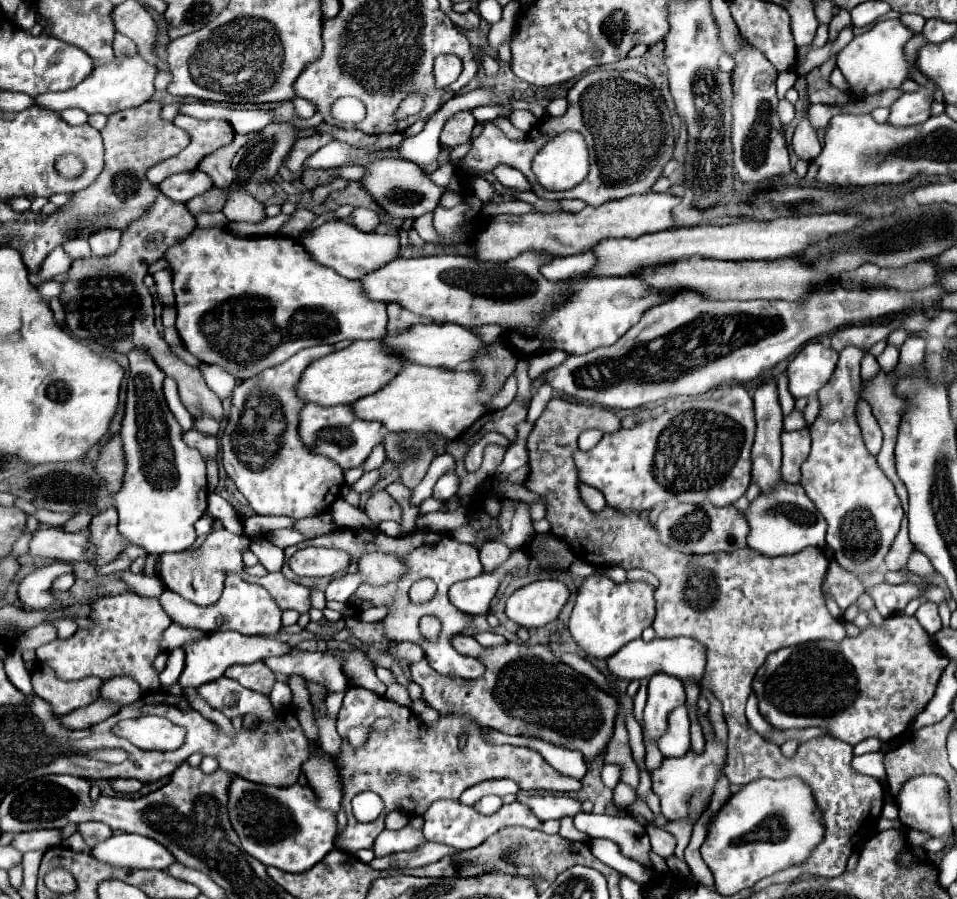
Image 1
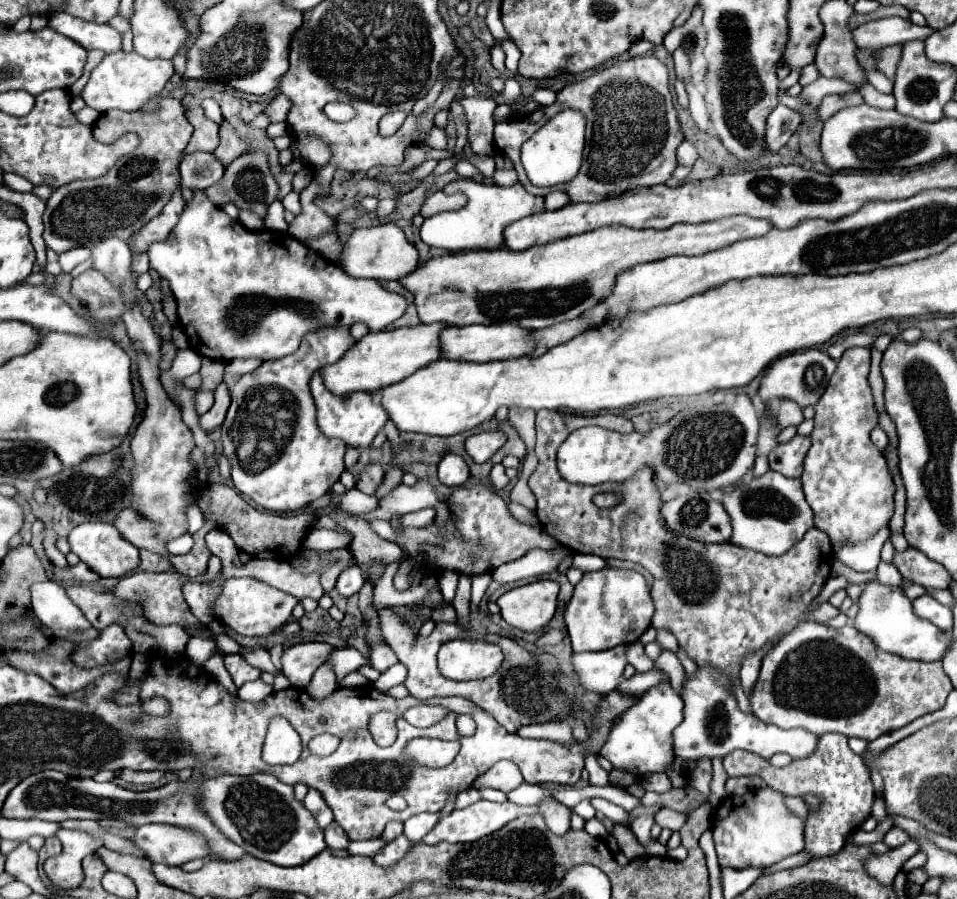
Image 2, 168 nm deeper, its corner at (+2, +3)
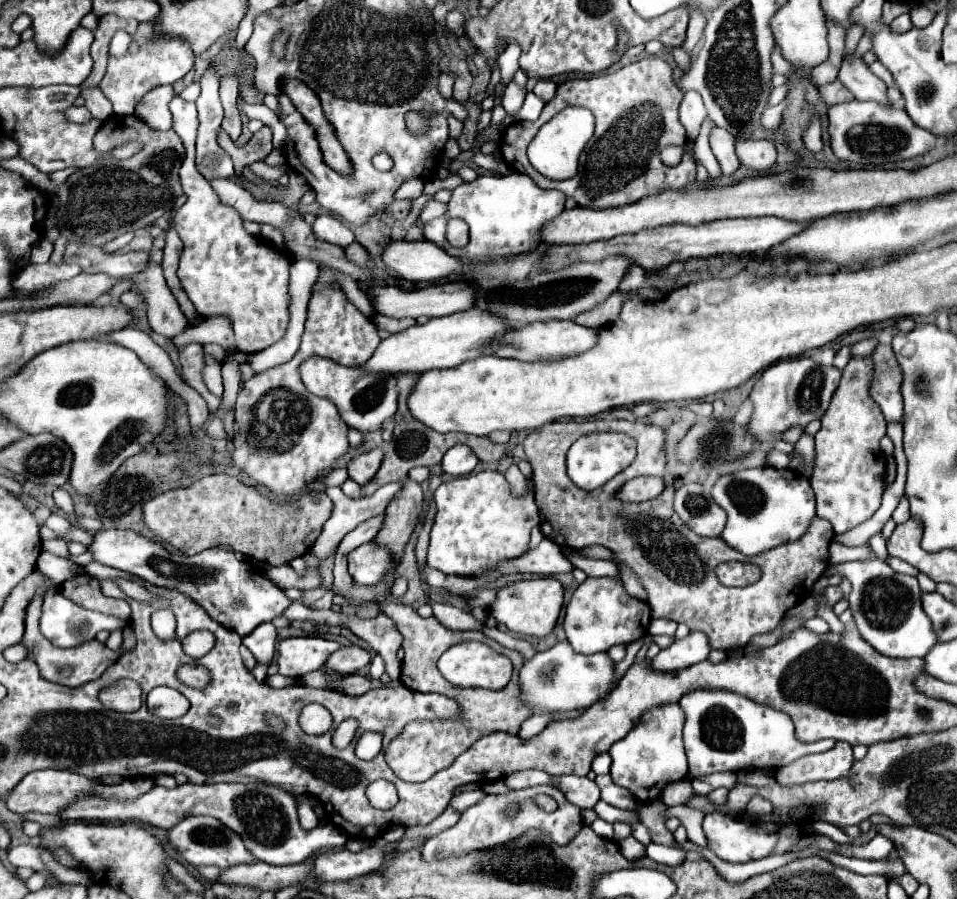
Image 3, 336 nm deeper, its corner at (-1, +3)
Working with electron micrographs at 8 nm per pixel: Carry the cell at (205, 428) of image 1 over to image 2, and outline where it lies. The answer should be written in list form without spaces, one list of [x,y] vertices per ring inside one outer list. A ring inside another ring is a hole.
[[[200,389],[200,393],[196,395],[196,411],[200,415],[204,415],[212,407],[212,403],[214,403],[214,393],[210,393],[206,389]]]

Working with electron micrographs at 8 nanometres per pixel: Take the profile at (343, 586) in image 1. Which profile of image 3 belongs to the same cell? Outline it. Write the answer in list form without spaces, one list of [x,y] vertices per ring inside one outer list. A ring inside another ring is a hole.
[[[373,543],[361,545],[347,555],[349,575],[357,585],[377,585],[391,569],[391,557],[385,549]]]

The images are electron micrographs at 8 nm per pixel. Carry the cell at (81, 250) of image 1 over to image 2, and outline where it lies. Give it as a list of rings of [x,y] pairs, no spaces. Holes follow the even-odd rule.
[[[76,247],[70,249],[68,253],[60,253],[60,265],[64,273],[70,273],[78,263],[86,261],[90,257],[90,249],[88,247]]]

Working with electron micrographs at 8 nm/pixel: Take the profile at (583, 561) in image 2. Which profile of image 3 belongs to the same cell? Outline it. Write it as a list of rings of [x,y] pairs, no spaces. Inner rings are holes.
[[[543,539],[537,549],[521,555],[519,559],[499,563],[495,569],[517,569],[517,573],[535,573],[535,575],[557,575],[571,573],[573,565],[563,557],[561,549],[555,549],[551,539]]]

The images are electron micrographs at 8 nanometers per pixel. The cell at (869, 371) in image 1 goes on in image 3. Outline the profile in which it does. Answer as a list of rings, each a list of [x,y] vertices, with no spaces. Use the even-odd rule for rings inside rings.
[[[831,543],[829,547],[829,561],[833,565],[837,563],[847,563],[847,561],[859,561],[859,559],[873,559],[873,551],[869,545],[861,547],[843,547],[839,543]]]

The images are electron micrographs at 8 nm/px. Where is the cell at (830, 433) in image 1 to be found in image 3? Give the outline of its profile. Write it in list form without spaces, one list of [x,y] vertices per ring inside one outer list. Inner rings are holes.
[[[853,357],[843,369],[839,387],[815,435],[815,465],[809,481],[817,497],[817,517],[827,519],[835,533],[845,533],[867,521],[879,509],[885,491],[887,459],[879,449],[879,439],[885,435],[887,421],[869,395],[871,379],[873,363],[869,357]]]

